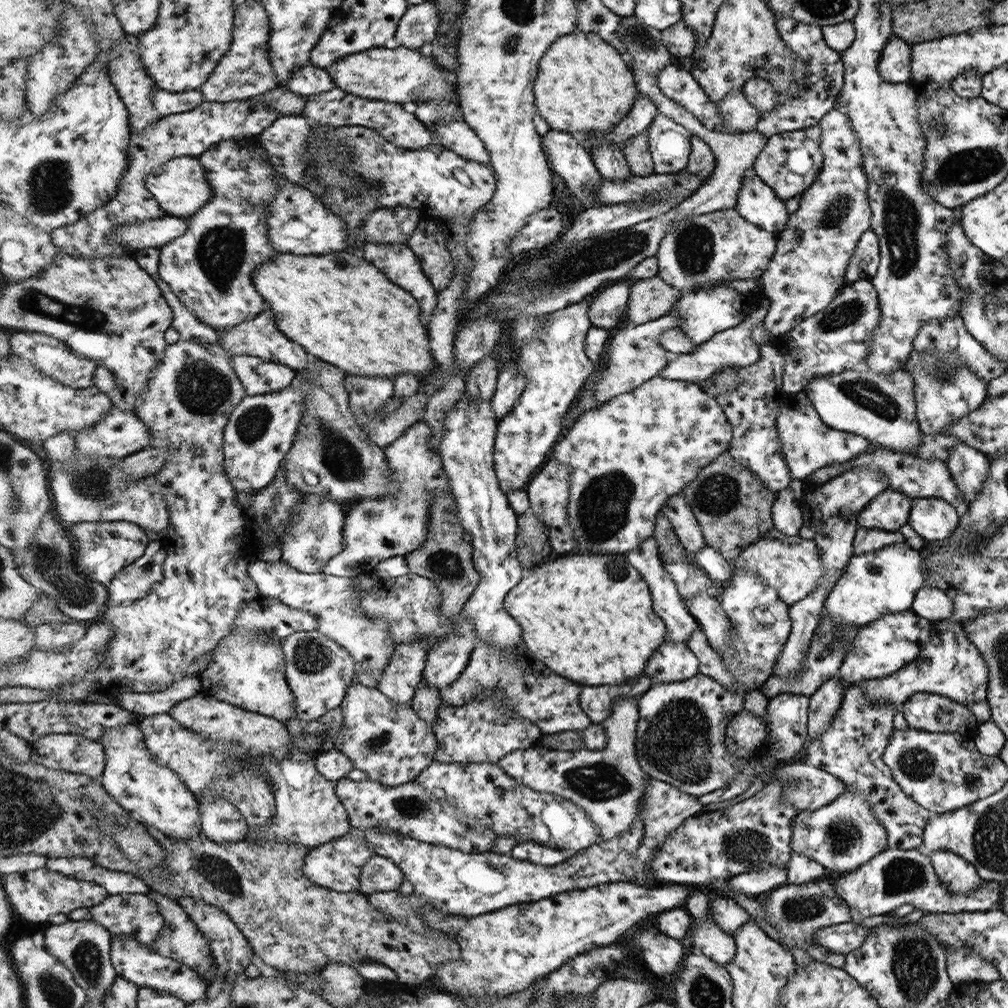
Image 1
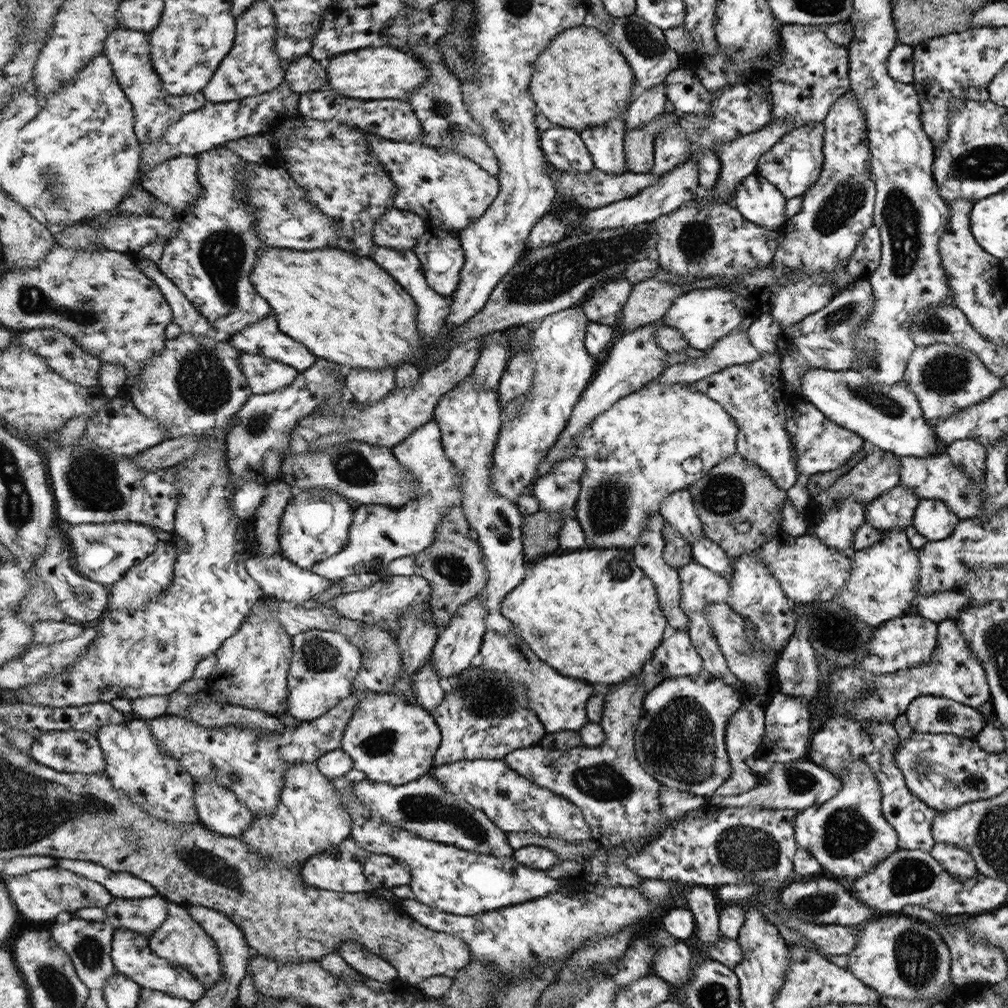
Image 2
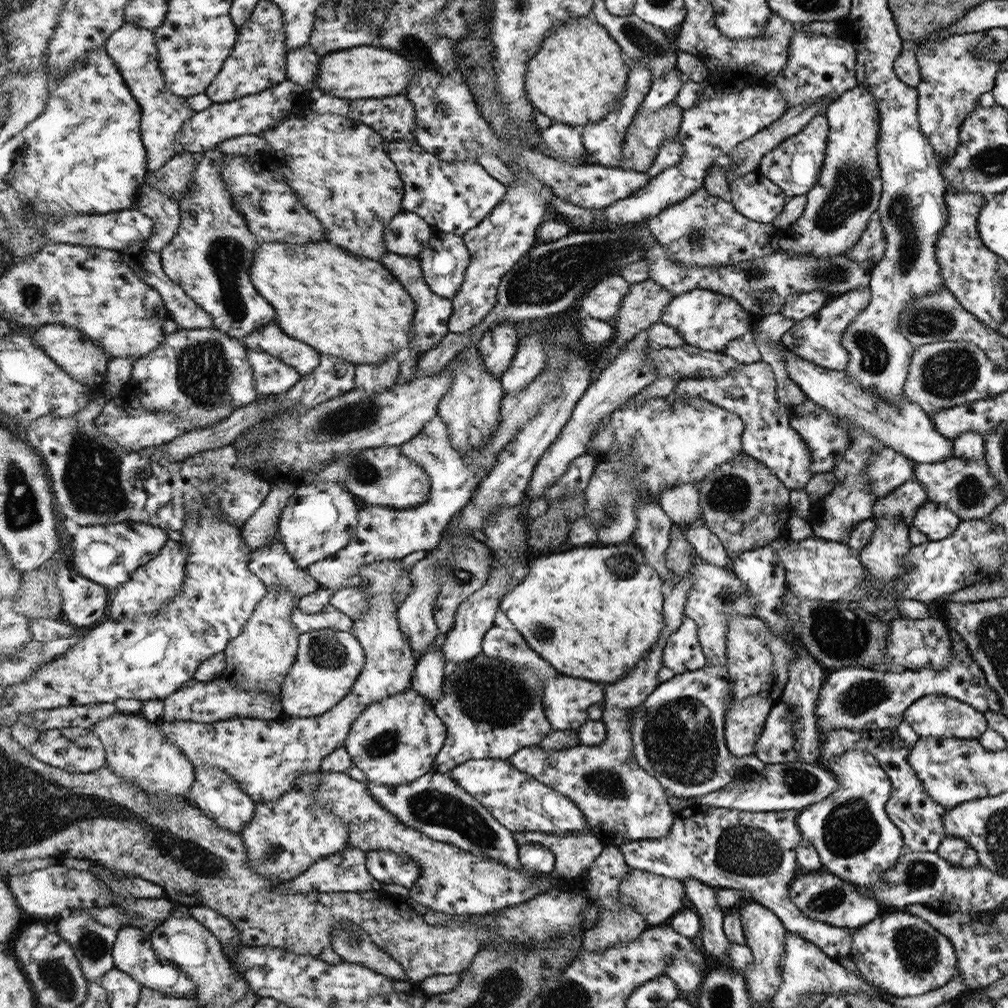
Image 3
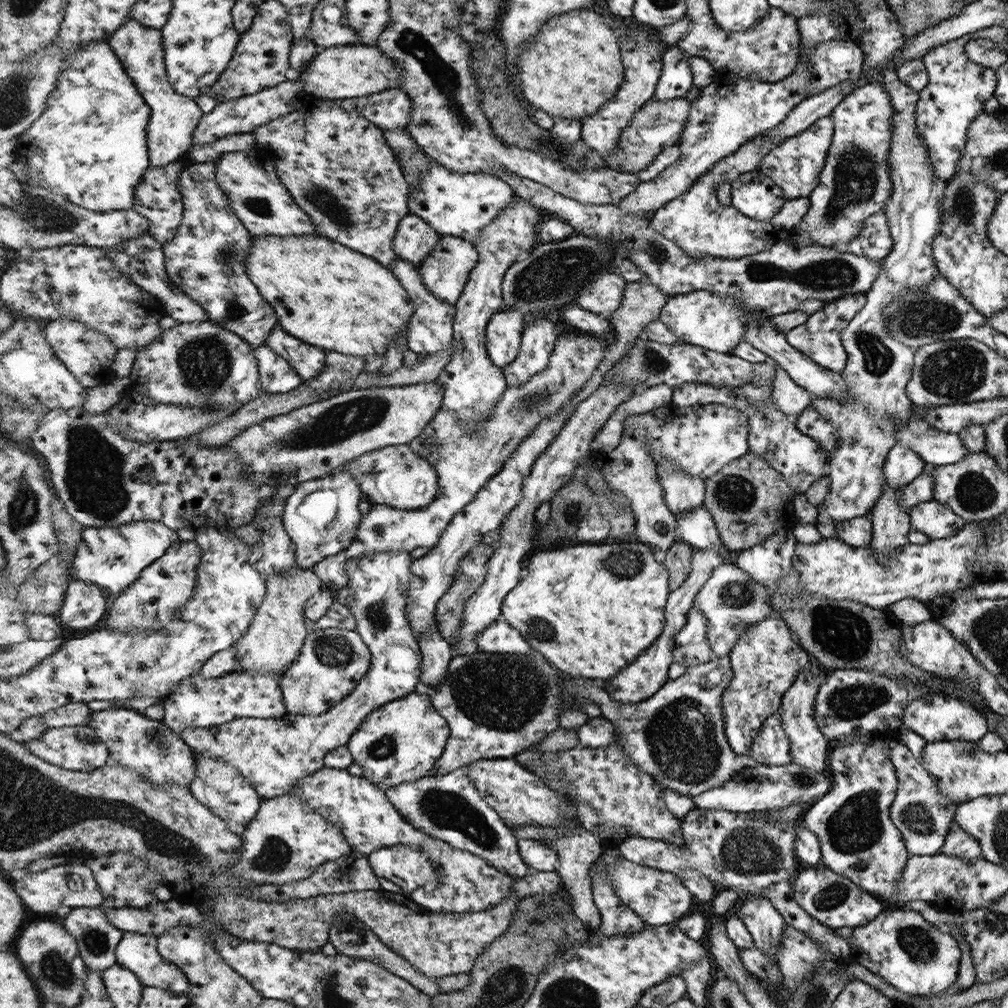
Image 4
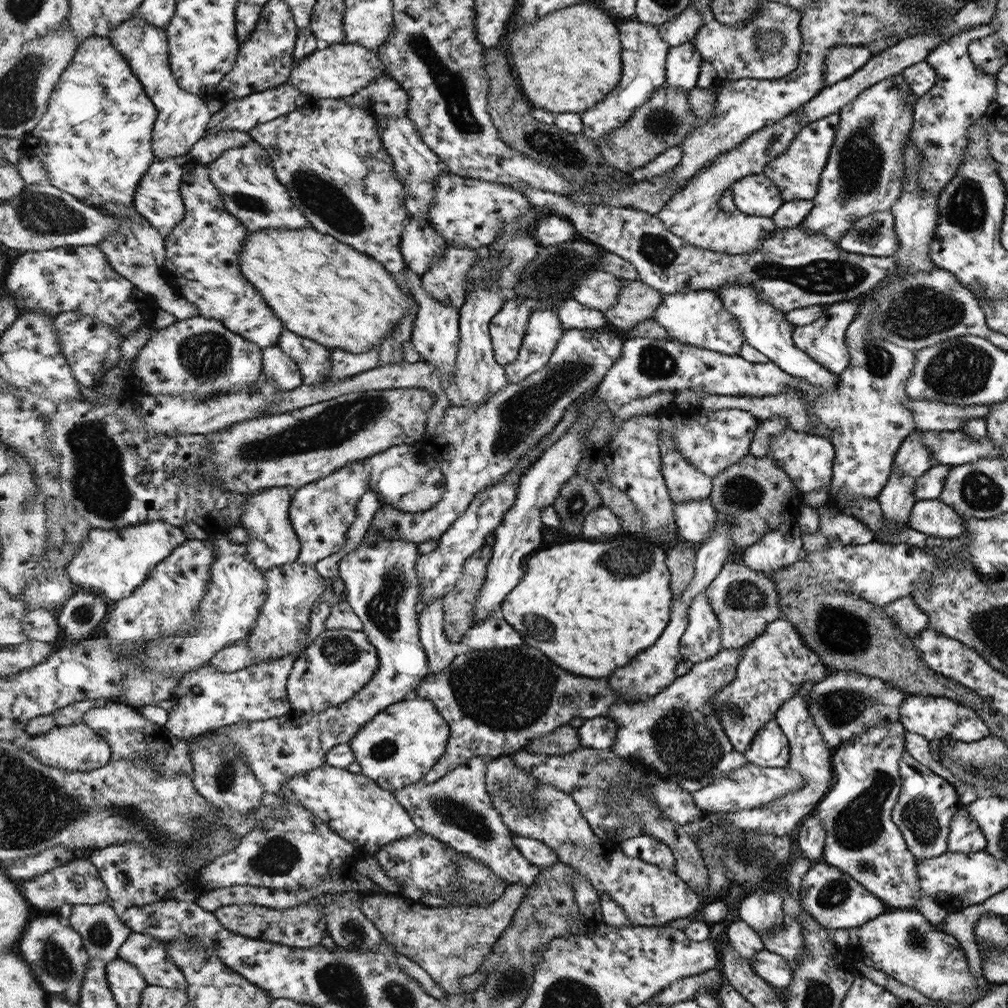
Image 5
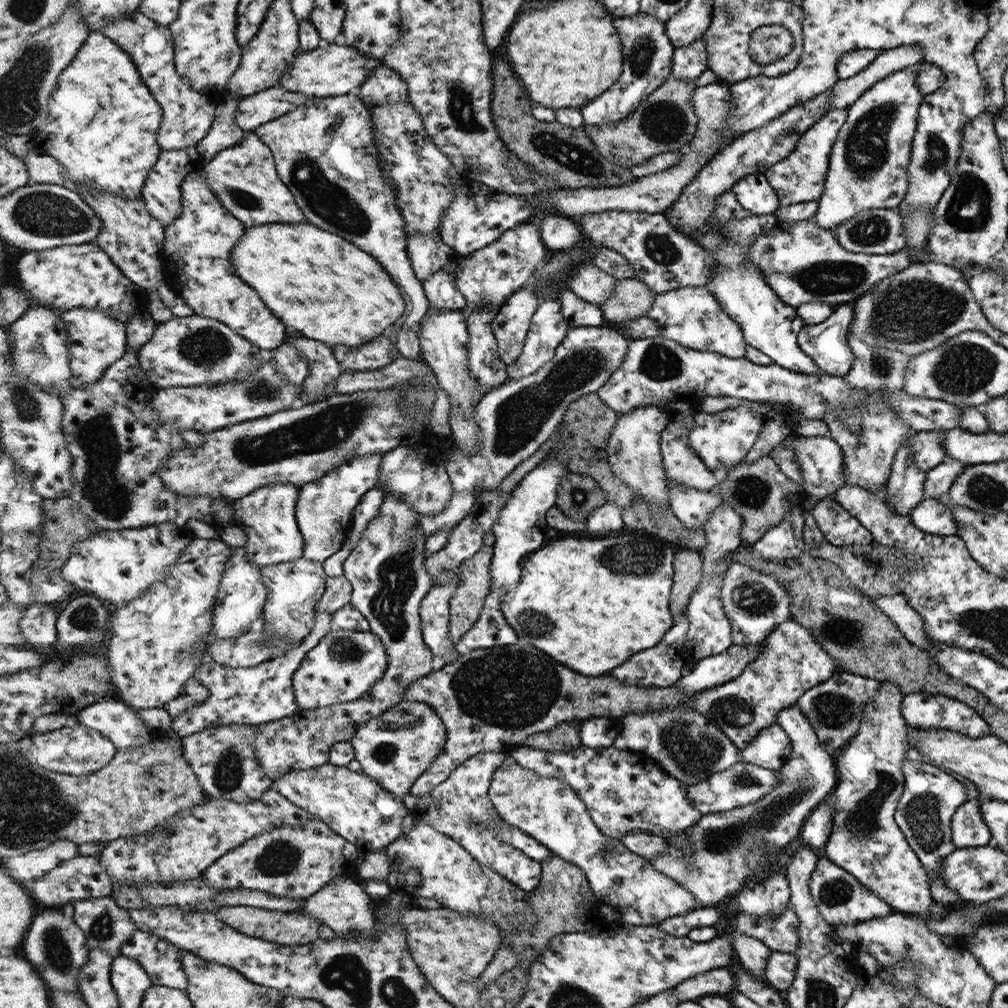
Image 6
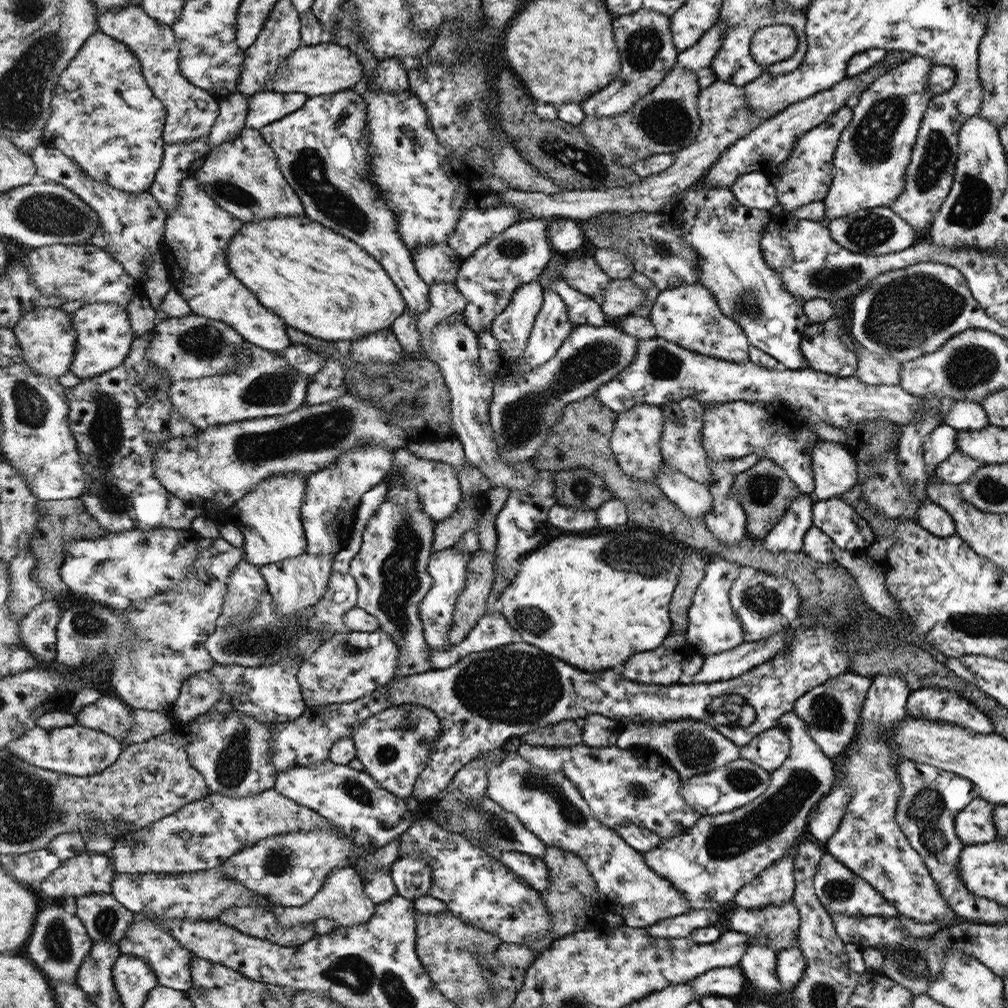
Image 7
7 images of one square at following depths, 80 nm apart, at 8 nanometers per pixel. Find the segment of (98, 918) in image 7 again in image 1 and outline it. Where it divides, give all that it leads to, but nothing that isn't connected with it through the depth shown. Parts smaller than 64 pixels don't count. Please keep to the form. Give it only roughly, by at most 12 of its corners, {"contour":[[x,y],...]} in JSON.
{"contour":[[94,920],[48,926],[45,946],[103,1002],[120,976]]}

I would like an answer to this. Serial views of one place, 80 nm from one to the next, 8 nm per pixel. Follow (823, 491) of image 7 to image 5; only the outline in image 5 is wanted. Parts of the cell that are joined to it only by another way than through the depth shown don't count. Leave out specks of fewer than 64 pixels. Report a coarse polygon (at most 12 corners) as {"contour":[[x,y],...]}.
{"contour":[[788,426],[768,457],[802,493],[830,490],[837,452],[828,438]]}

